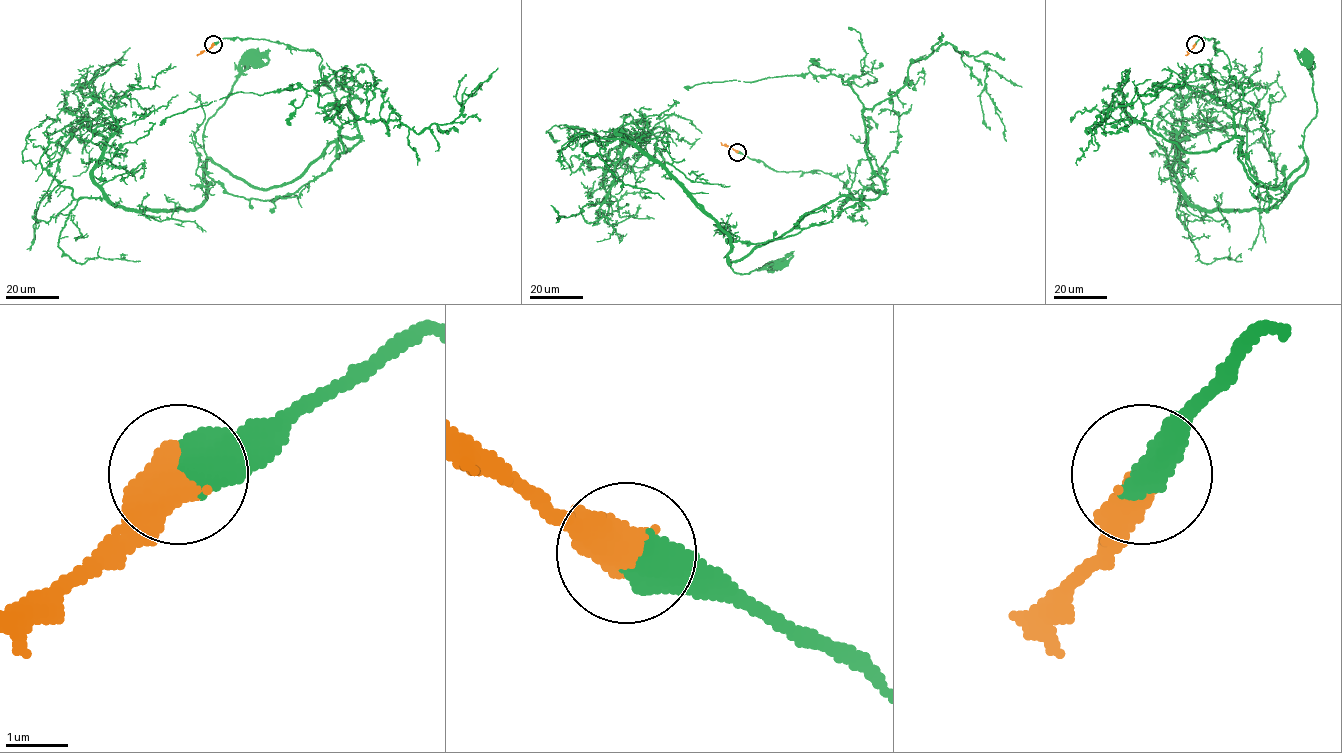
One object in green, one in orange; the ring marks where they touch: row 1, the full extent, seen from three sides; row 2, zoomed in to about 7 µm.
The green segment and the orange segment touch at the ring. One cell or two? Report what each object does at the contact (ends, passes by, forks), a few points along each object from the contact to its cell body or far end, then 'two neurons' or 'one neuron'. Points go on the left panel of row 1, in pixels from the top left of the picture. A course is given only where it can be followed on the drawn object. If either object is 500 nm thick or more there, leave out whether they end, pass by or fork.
course green (213, 44), (315, 50), (354, 117), (356, 136), (268, 188), (233, 177), (203, 146), (206, 122), (253, 58); course orange (213, 44), (197, 55); one neuron

